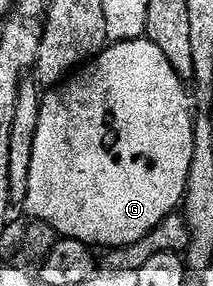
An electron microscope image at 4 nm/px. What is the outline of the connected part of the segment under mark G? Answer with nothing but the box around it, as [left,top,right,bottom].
[23,37,194,249]

